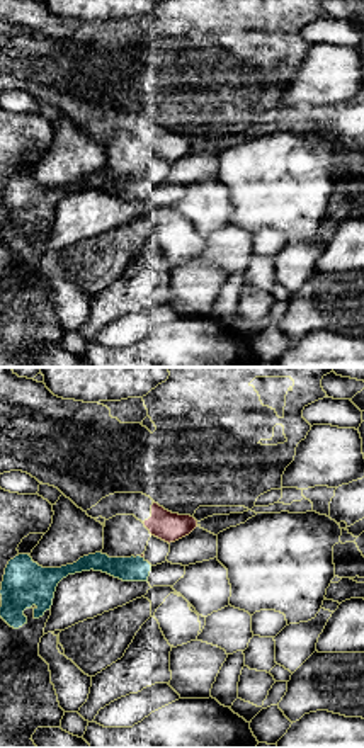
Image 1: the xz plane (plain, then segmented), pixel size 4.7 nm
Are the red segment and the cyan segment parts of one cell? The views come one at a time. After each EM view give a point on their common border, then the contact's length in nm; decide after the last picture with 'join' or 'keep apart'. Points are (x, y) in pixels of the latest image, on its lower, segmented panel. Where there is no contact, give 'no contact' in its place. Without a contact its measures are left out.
no contact

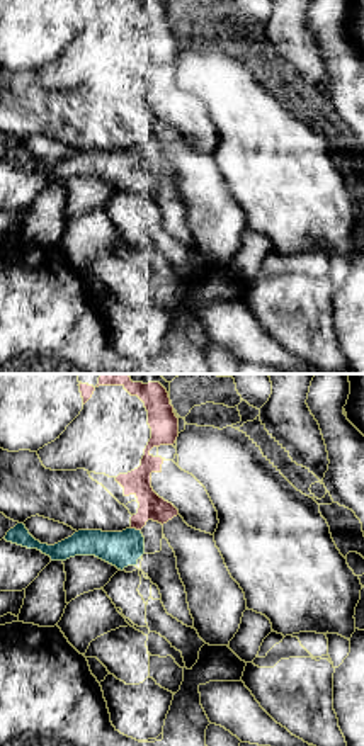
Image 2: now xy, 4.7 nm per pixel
meets red at (135, 527); contact 60 nm long

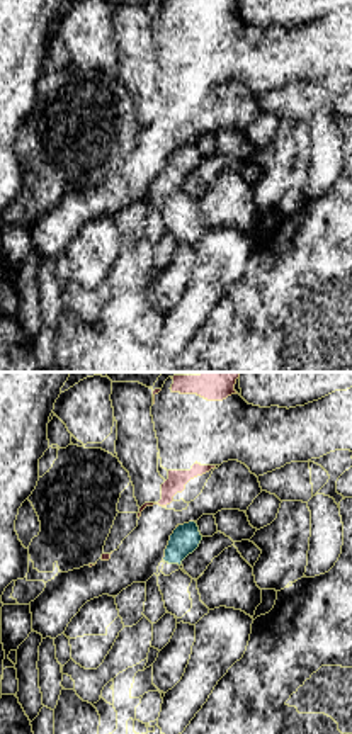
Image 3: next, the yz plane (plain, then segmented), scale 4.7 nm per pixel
no contact

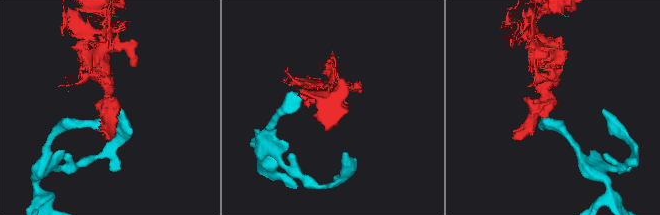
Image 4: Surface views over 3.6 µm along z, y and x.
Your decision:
keep apart

